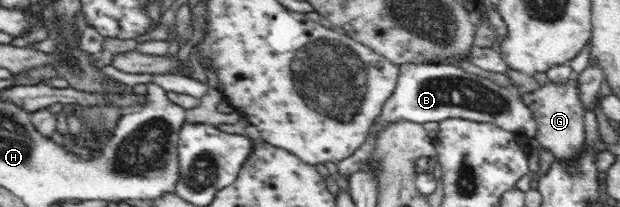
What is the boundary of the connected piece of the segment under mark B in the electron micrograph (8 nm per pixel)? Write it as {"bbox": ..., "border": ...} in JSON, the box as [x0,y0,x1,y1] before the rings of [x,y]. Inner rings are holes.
{"bbox":[338,64,537,176],"border":[[[413,64],[399,66],[399,76],[394,93],[386,100],[381,114],[375,120],[366,141],[345,160],[338,163],[339,176],[351,176],[361,171],[374,149],[376,134],[389,123],[411,121],[419,124],[438,122],[448,118],[487,122],[497,125],[504,131],[513,132],[525,138],[537,134],[537,123],[533,113],[519,97],[515,86],[502,87],[497,83],[449,64]]]}

